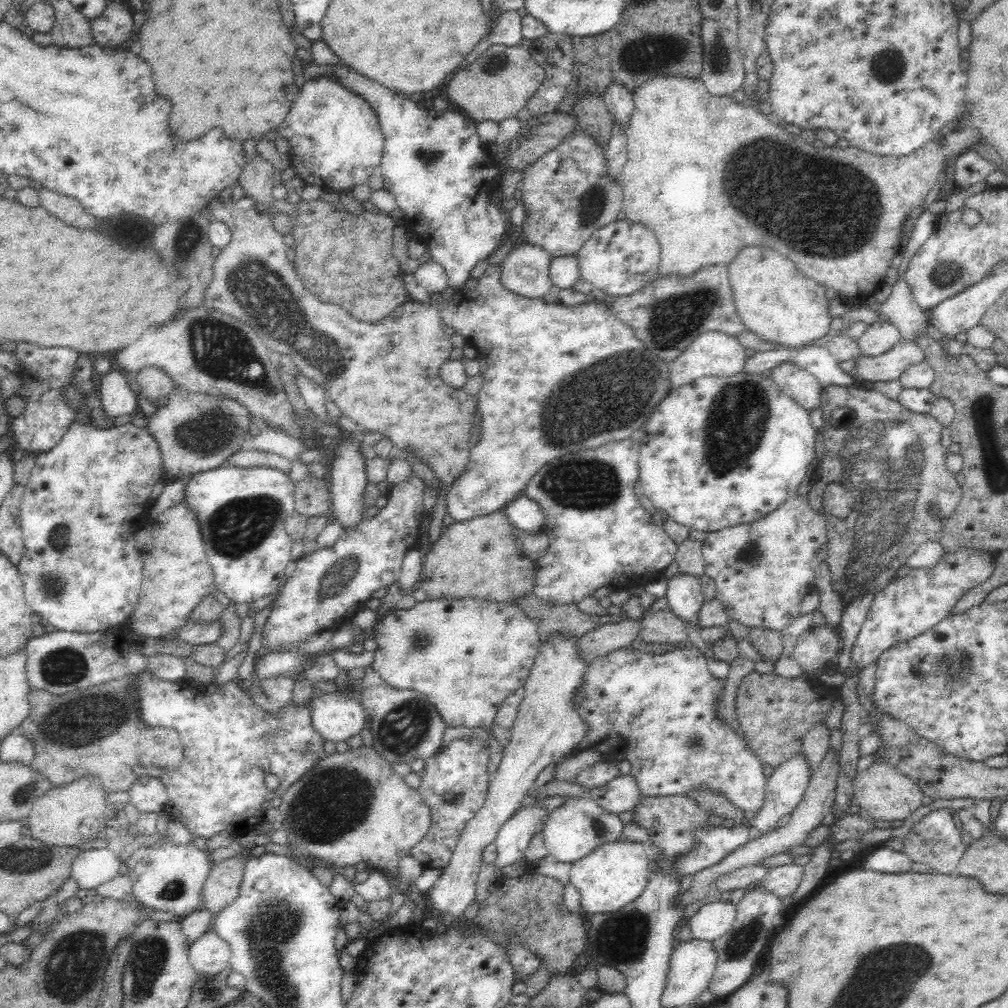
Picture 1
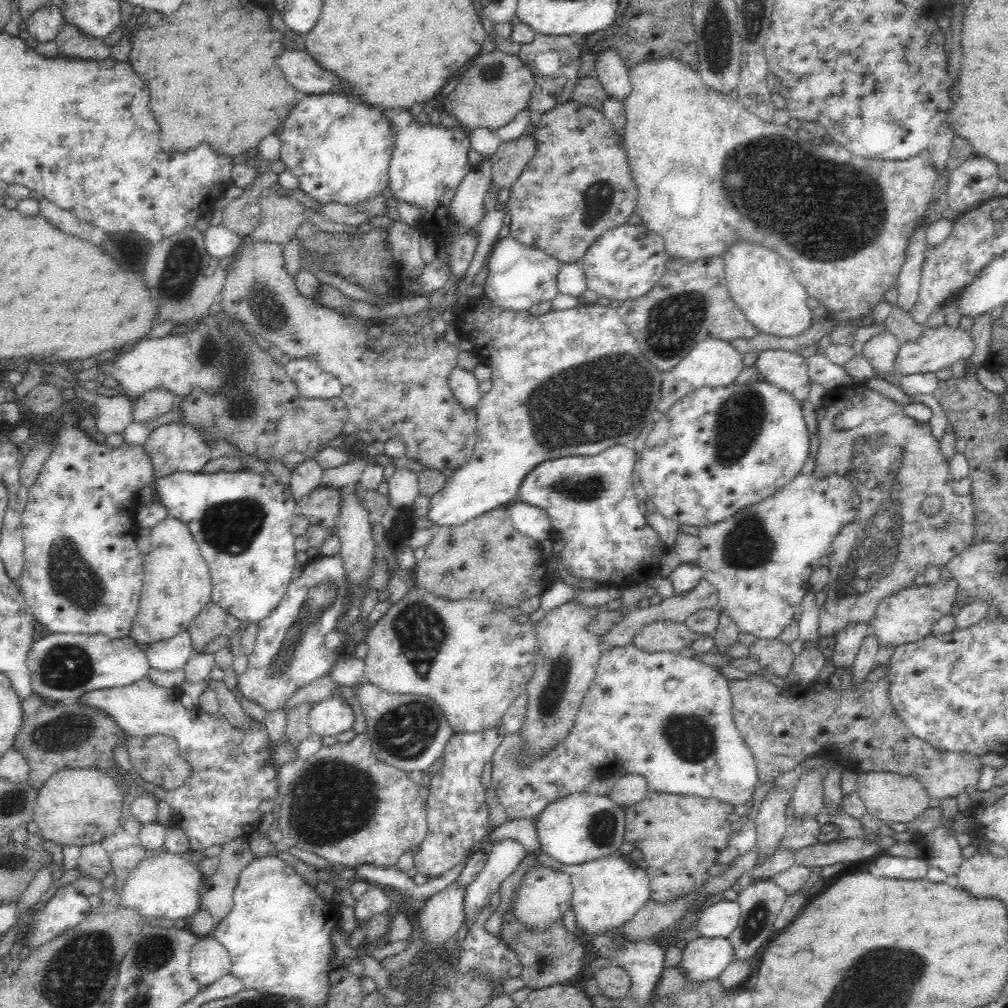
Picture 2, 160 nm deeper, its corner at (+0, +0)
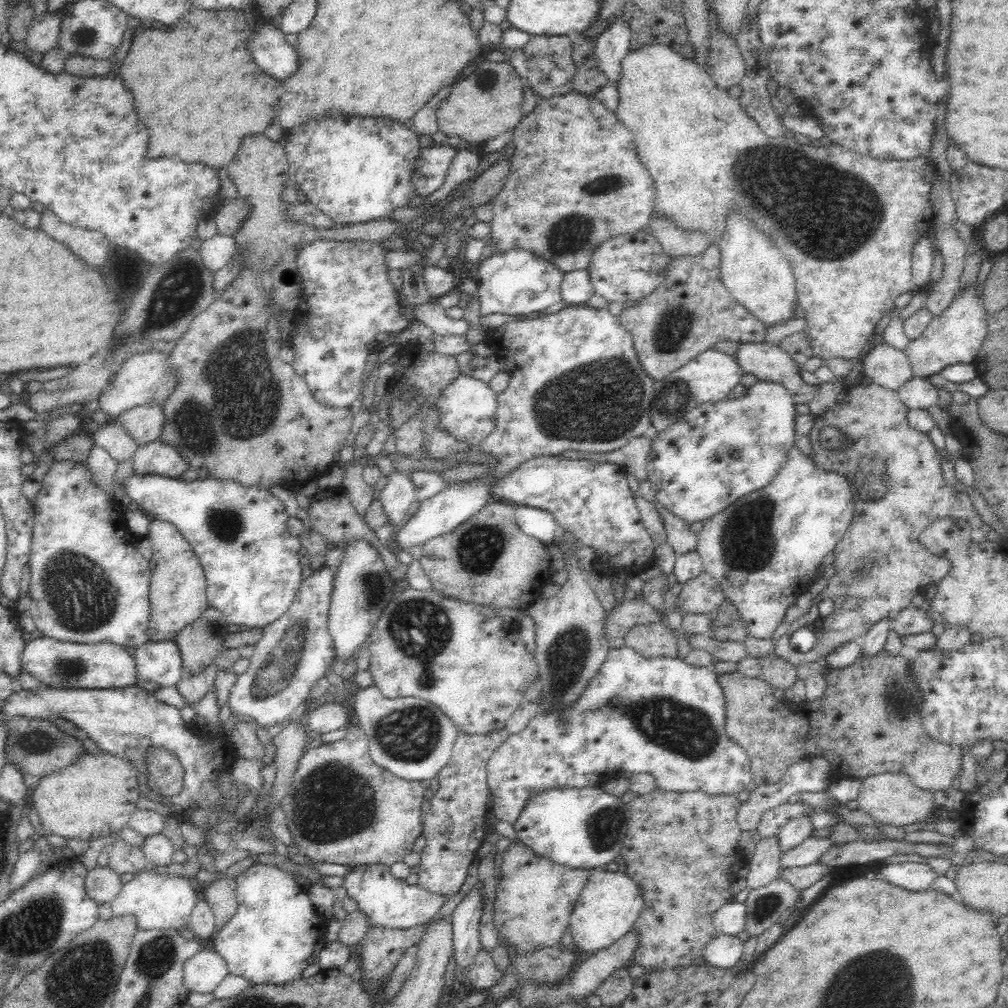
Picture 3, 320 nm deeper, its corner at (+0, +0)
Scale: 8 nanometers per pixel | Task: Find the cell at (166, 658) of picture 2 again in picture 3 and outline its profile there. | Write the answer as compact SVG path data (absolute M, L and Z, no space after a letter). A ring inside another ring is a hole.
M148 641L135 648L137 680L156 683L159 688L174 686L182 677L182 657L174 641Z

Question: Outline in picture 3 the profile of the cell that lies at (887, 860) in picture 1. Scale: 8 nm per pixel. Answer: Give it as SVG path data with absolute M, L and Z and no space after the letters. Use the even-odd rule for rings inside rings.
M905 862L900 864L882 865L876 870L878 878L888 878L888 882L910 892L920 892L935 888L933 886L938 875L926 864Z

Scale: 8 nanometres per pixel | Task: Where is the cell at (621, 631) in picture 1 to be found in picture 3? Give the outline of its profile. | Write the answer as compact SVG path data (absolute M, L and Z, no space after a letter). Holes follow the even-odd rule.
M702 571L696 578L688 579L682 587L681 593L676 596L678 606L684 614L706 614L715 612L725 599L724 591L716 580L706 571Z

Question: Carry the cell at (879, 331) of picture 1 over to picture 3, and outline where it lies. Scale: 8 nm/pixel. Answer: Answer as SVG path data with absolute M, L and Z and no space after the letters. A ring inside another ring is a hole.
M880 344L863 361L863 374L885 389L896 391L913 377L912 365L902 350Z

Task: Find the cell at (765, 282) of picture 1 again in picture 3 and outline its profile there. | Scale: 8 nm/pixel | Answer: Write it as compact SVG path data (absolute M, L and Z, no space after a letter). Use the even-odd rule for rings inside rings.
M728 214L725 232L717 246L720 250L720 271L724 287L742 306L764 324L784 322L792 318L796 302L795 279L790 261L774 246L774 242L760 232L750 220L740 214Z

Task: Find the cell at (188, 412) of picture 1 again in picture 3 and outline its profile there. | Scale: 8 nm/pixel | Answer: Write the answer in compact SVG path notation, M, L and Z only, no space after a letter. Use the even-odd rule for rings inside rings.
M156 439L137 448L134 453L132 470L136 474L158 475L177 478L188 469L186 461L180 457L176 447Z

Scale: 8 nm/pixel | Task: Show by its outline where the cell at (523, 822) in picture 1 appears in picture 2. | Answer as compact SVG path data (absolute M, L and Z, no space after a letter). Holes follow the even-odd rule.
M506 840L492 845L484 868L464 890L464 920L467 932L473 927L480 911L488 907L497 892L500 882L508 878L518 862L527 855L527 850L514 840Z

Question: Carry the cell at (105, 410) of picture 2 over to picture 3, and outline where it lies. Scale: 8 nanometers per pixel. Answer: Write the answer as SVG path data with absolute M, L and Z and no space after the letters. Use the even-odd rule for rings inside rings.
M114 418L100 426L98 432L94 434L94 443L104 447L108 454L116 459L116 464L132 459L139 447Z

